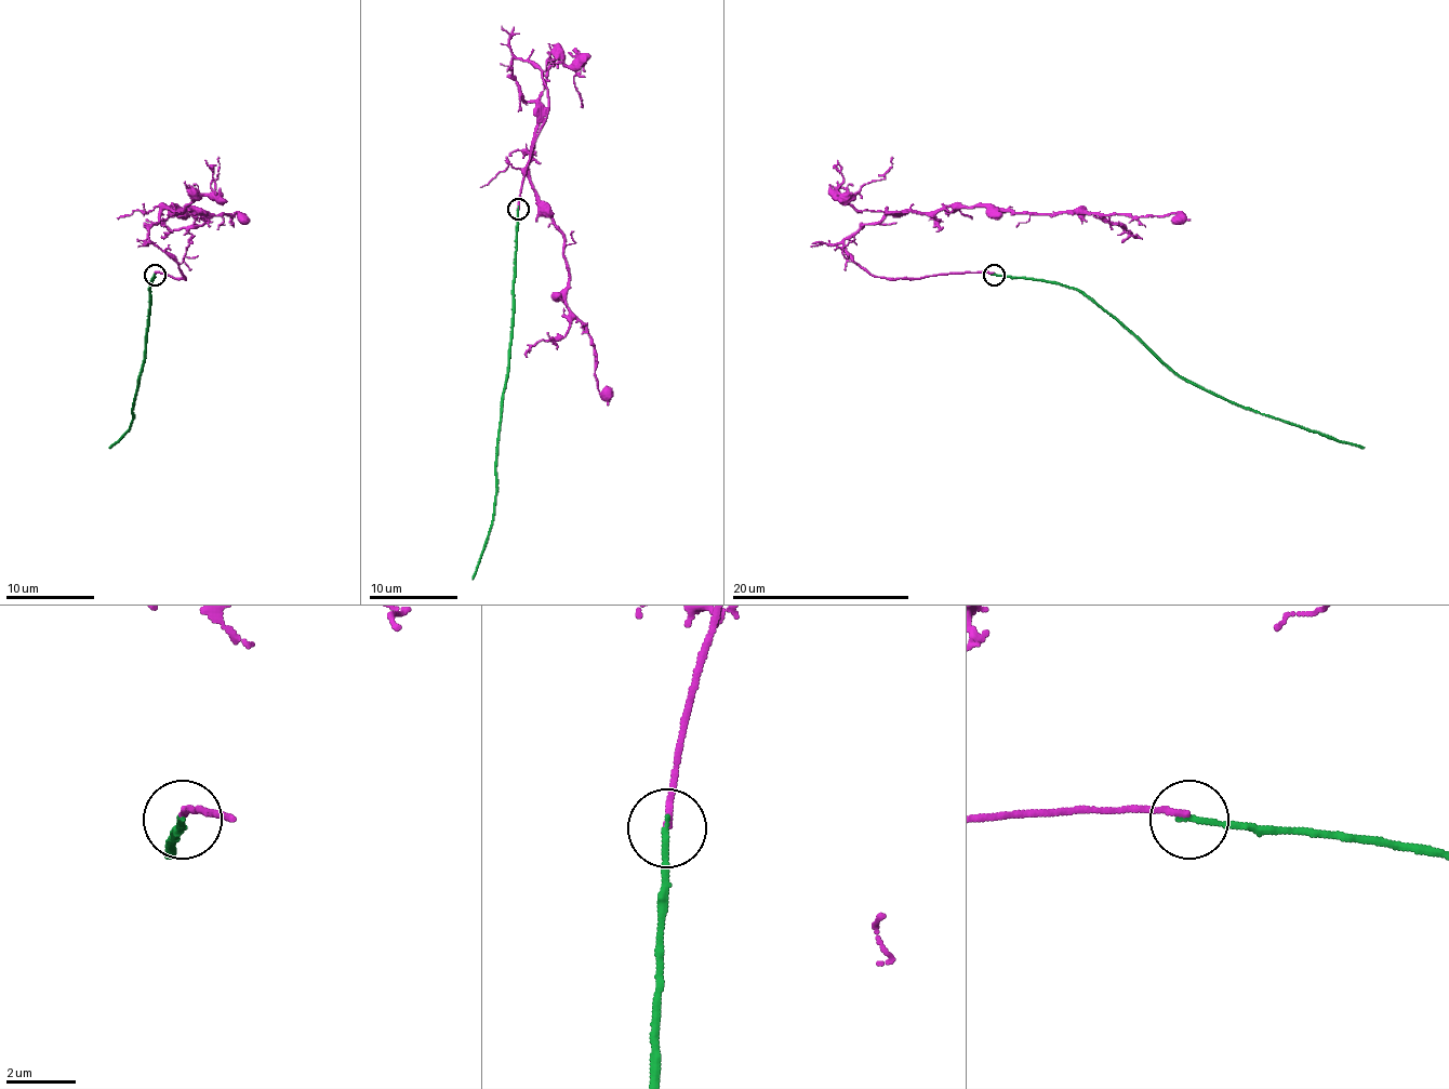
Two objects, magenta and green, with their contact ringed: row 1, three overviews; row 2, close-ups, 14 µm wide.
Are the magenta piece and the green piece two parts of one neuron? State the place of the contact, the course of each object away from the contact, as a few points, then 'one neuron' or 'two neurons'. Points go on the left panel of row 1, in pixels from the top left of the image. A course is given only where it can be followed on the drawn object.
(155, 275) | magenta via (154, 274), (185, 278), (151, 240), (149, 227), (163, 210), (174, 212), (165, 208), (234, 214), (246, 221) | green via (154, 274), (149, 288), (145, 360), (138, 376), (130, 427), (109, 448) | two neurons

